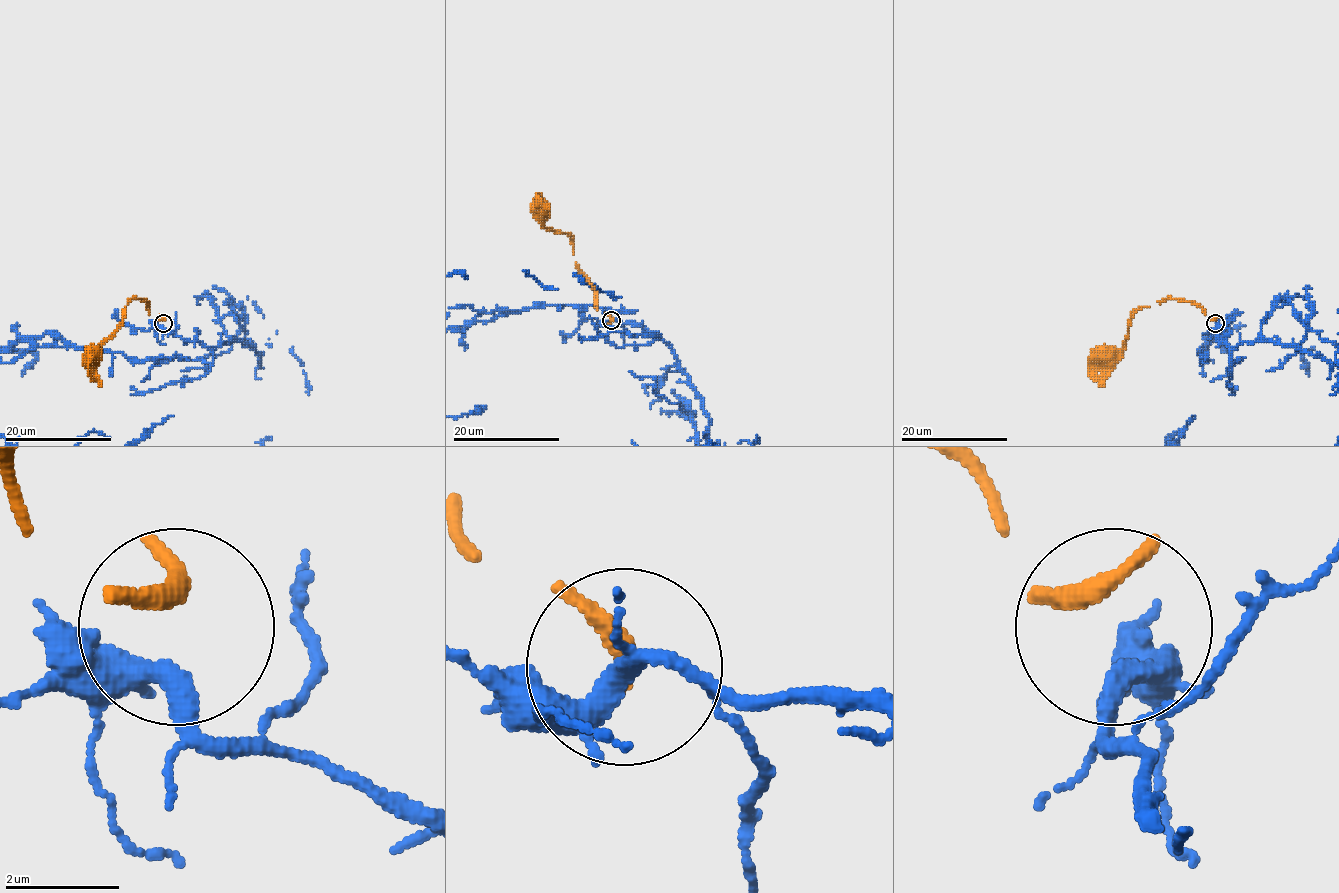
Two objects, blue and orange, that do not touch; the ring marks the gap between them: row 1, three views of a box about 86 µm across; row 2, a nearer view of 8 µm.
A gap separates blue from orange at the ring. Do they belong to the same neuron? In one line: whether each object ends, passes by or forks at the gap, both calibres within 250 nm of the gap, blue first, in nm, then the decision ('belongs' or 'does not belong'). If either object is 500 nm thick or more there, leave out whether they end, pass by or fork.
blue passes by; orange passes by; 360 nm thick on the blue side, 320 nm on the other; does not belong

